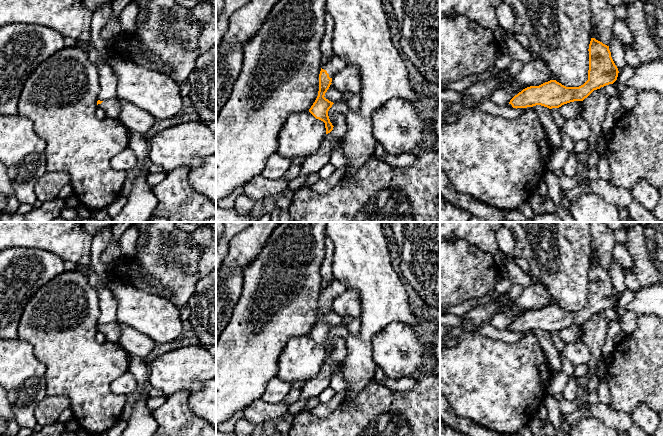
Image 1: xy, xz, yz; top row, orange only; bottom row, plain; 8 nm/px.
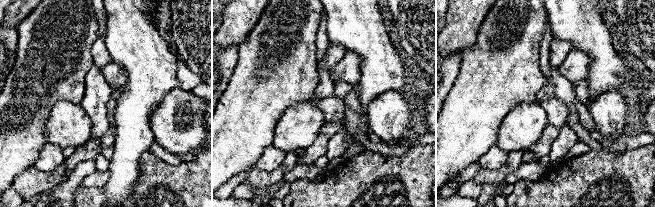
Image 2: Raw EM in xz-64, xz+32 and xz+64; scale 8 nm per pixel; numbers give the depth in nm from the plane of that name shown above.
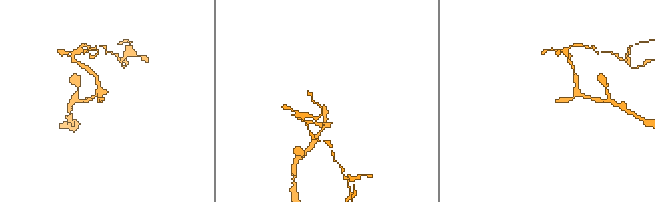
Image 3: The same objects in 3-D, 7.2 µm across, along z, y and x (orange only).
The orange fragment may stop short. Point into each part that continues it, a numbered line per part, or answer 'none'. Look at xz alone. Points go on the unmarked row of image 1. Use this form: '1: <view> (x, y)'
1: xz (336, 288)

